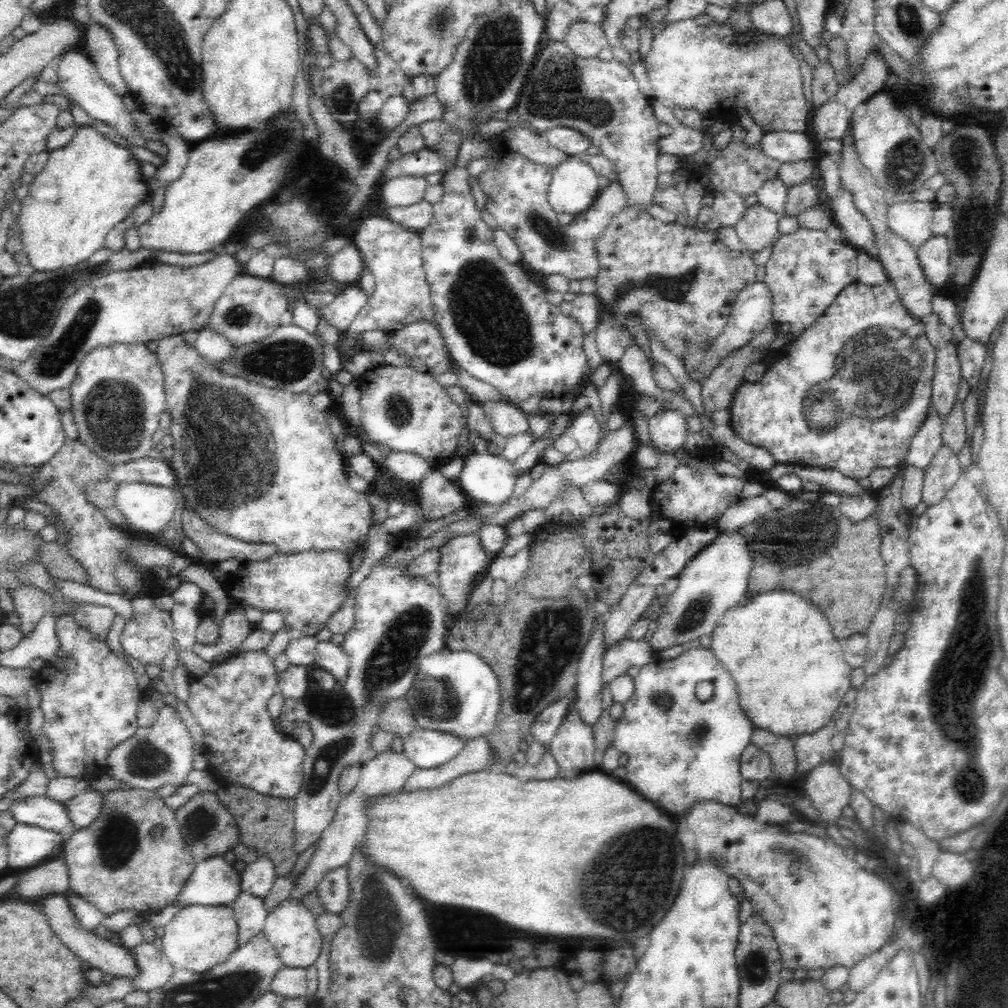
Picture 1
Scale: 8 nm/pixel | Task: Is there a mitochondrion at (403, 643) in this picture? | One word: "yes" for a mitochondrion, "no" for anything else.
yes

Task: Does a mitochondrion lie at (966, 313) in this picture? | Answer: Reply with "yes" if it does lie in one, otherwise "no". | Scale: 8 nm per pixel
no

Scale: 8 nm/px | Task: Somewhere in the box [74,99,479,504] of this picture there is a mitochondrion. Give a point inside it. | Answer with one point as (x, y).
(113, 411)

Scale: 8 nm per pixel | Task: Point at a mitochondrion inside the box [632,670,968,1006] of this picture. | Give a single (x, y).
(755, 968)

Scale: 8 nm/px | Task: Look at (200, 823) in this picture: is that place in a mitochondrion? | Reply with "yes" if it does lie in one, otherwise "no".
yes

